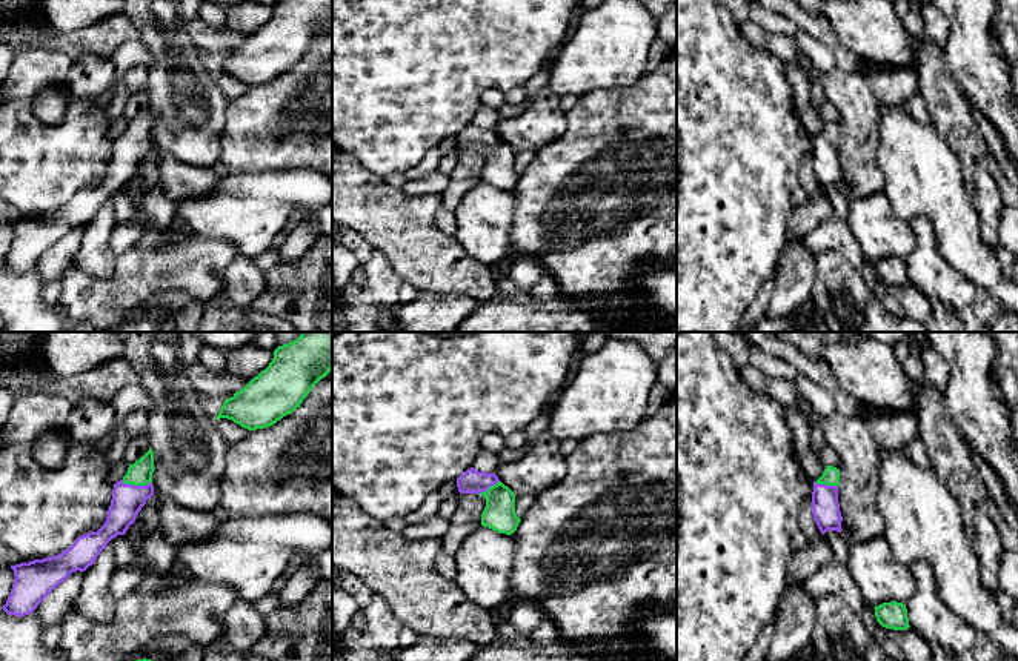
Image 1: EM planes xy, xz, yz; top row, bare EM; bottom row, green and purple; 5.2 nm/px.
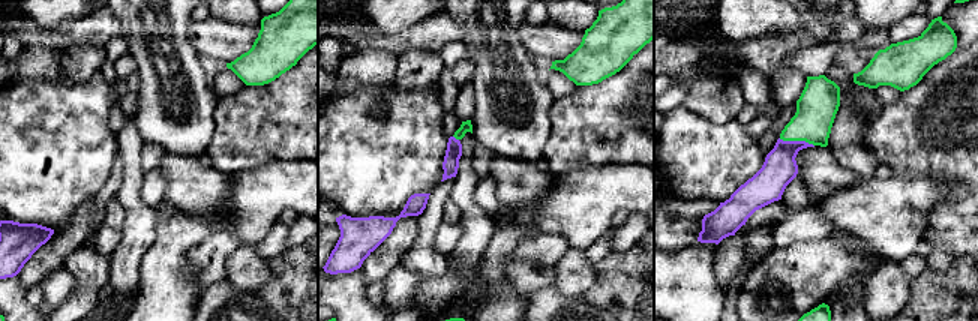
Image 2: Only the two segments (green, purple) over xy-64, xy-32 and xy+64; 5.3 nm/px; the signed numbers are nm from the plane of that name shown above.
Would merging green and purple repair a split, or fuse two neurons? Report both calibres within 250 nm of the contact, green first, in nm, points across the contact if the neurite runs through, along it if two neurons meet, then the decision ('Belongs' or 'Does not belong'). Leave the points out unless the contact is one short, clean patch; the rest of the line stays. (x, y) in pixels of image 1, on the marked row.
Thickness 130 nm (green) against 160 nm. Path across: xy (139, 474), (137, 484), (128, 500). Belongs

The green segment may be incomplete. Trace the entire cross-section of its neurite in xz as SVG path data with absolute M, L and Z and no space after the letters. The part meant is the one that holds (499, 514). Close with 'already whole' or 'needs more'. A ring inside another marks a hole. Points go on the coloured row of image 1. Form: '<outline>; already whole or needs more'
M471 467L457 478L457 487L460 493L478 493L486 498L481 526L506 535L517 530L521 520L515 513L515 495L495 473Z; needs more

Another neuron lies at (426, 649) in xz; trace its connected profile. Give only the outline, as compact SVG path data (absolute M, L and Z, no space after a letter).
M418 636L414 646L398 649L389 661L469 661L478 650L480 646L464 638Z

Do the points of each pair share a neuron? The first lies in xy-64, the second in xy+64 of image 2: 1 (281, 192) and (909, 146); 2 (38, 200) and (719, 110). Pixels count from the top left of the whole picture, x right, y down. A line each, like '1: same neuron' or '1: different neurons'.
1: different neurons
2: different neurons

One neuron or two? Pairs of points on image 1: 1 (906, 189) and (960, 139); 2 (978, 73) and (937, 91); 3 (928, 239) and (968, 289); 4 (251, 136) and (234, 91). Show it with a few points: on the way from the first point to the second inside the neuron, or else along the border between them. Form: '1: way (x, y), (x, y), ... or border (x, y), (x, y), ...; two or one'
1: border (929, 120), (957, 157), (963, 182); two
2: border (943, 48), (943, 60), (949, 73), (974, 105); two
3: way (928, 254), (928, 259), (952, 283); one
4: border (249, 86), (229, 100); two

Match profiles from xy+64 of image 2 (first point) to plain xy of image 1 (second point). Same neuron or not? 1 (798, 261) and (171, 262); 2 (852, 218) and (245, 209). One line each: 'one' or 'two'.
1: one
2: one

